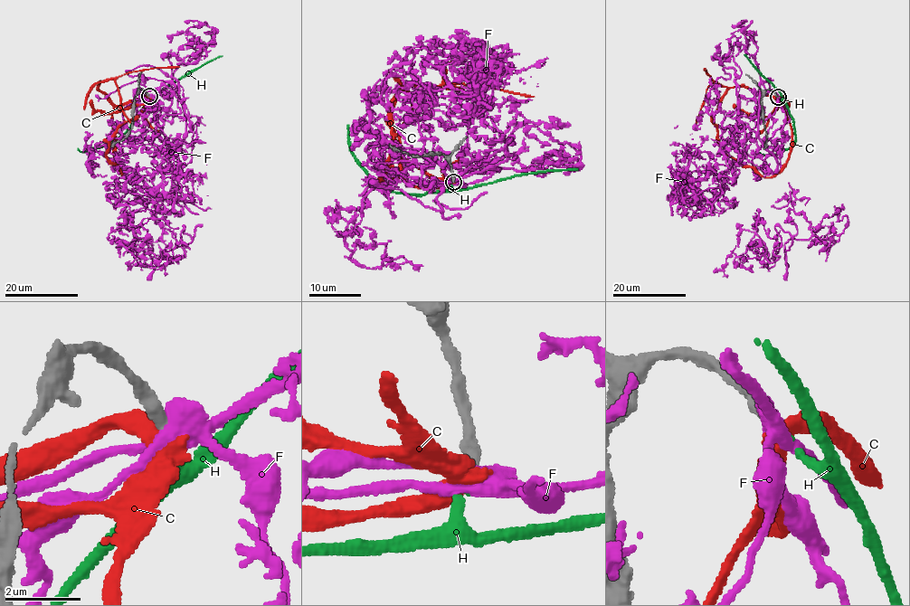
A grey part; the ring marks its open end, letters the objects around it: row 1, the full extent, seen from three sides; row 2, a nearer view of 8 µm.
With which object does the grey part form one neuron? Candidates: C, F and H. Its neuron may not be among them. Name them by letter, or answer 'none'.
H

